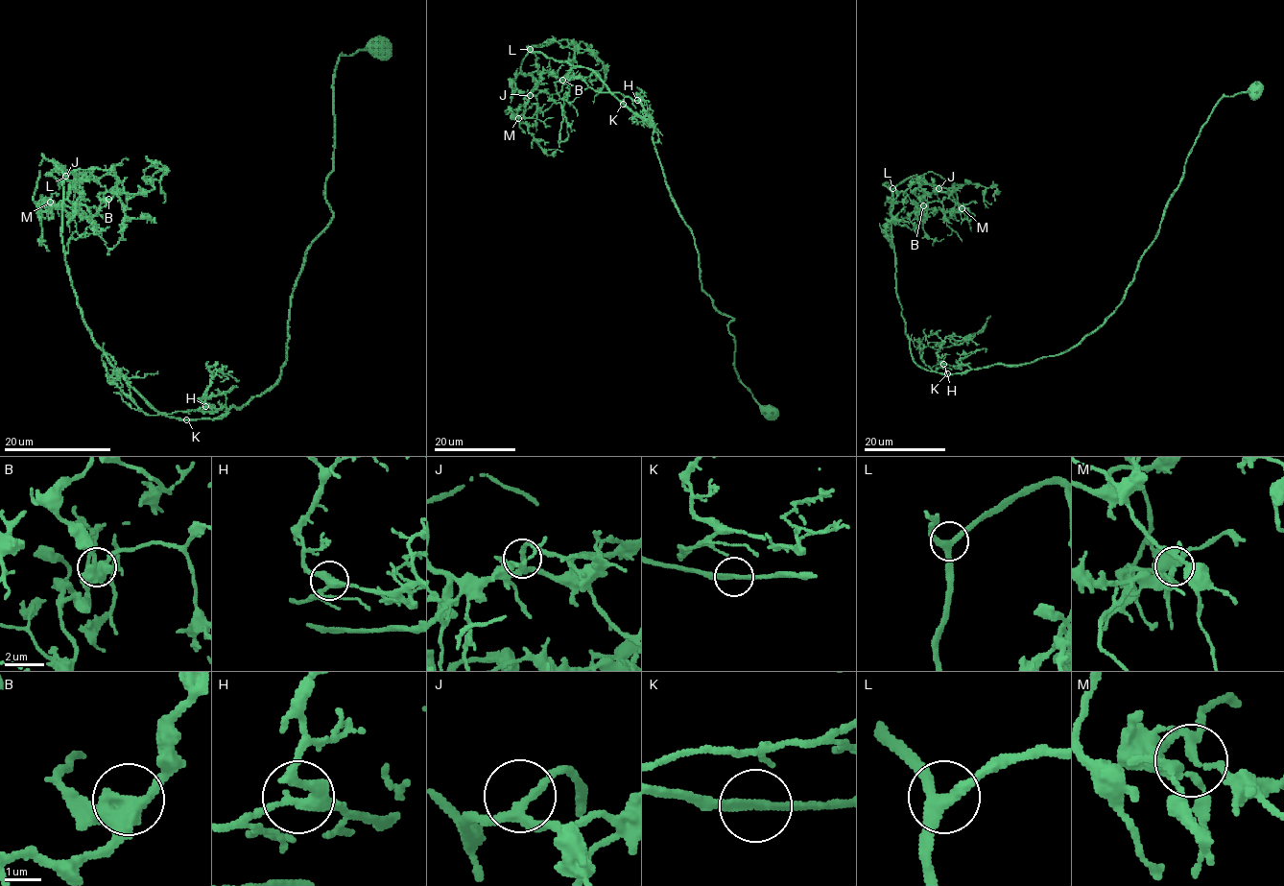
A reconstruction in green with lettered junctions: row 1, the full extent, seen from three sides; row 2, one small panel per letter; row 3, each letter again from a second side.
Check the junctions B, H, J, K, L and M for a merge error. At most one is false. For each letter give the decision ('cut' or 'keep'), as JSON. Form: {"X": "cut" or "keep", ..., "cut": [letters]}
{"B": "keep", "H": "keep", "J": "keep", "K": "keep", "L": "keep", "M": "keep", "cut": []}

